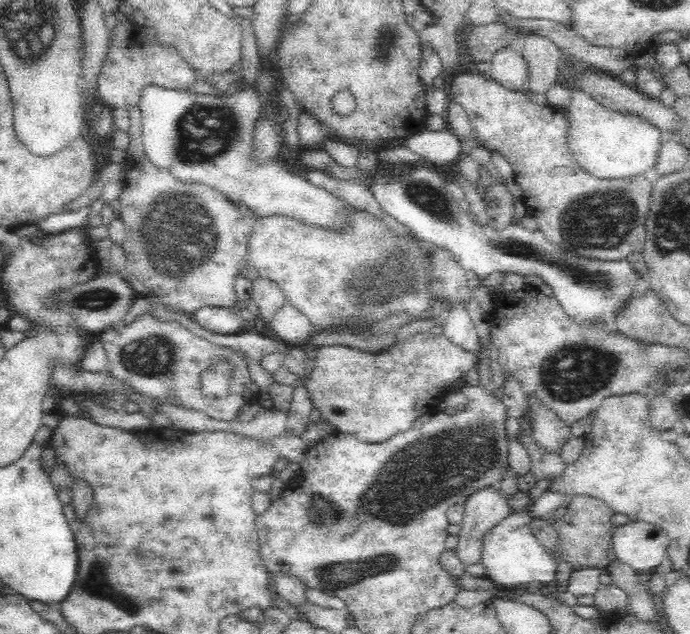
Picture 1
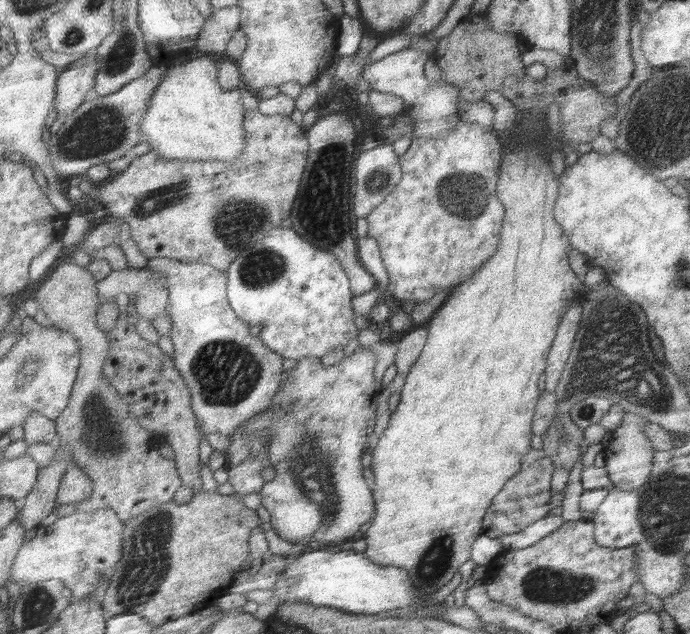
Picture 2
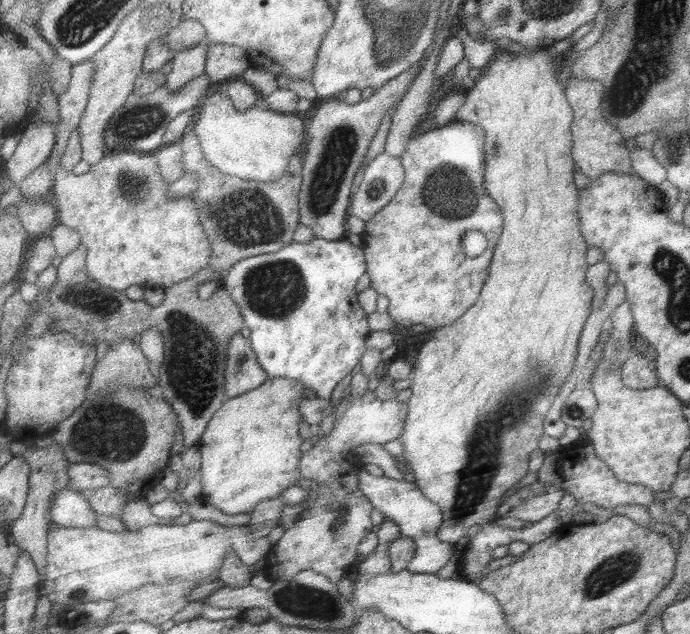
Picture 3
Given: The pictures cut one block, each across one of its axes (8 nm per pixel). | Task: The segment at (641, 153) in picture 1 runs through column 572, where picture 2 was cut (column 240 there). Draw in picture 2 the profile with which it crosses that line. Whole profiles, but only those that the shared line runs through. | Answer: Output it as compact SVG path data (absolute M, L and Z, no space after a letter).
M193 54L193 60L169 70L163 86L155 92L153 102L149 104L149 114L143 122L145 140L159 152L165 160L213 160L221 158L223 162L235 162L237 158L245 156L247 150L247 110L243 106L243 94L227 92L219 82L219 64L215 56L201 56Z

